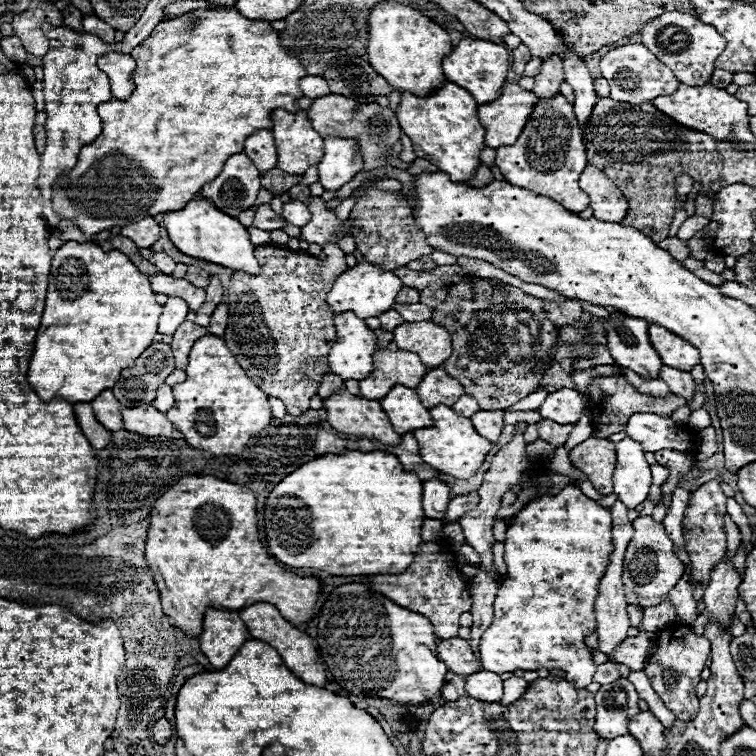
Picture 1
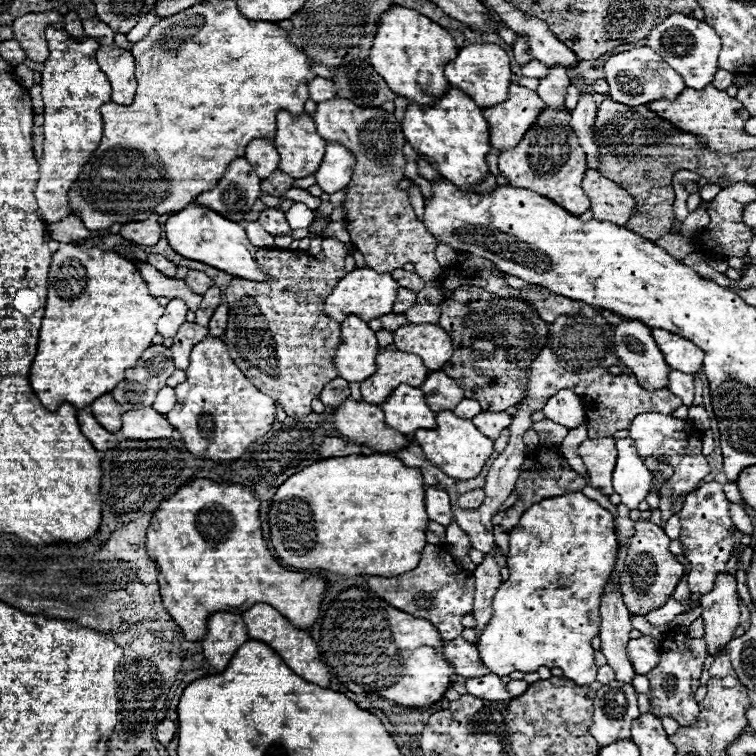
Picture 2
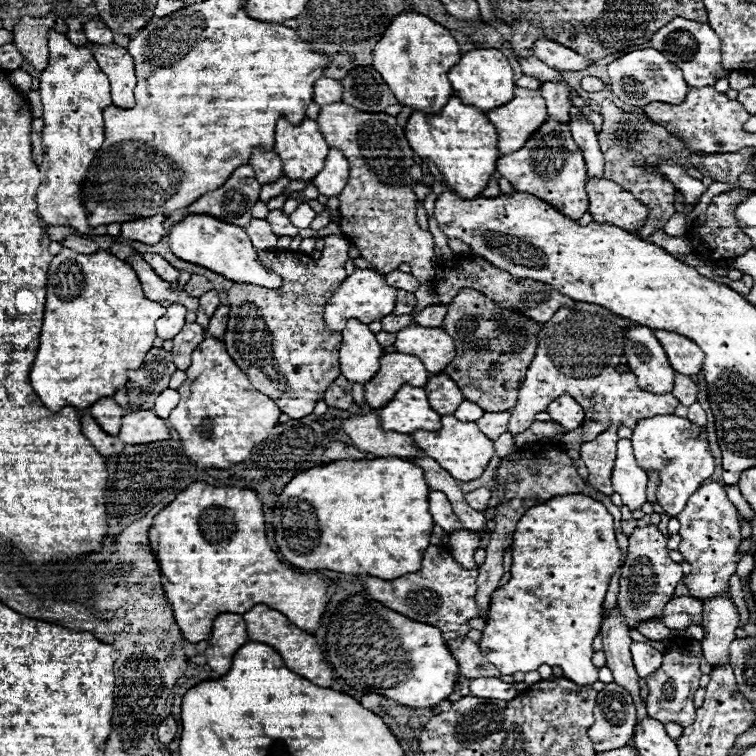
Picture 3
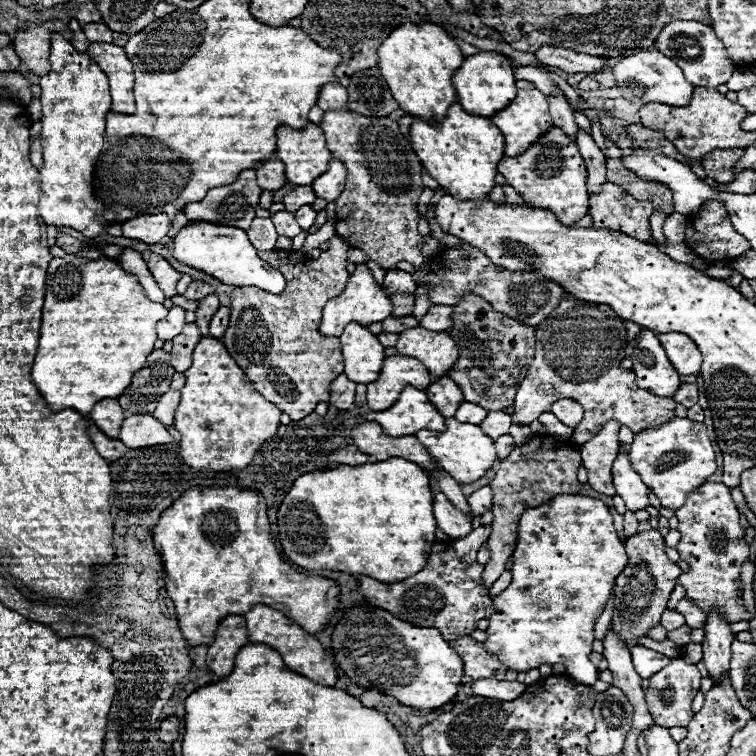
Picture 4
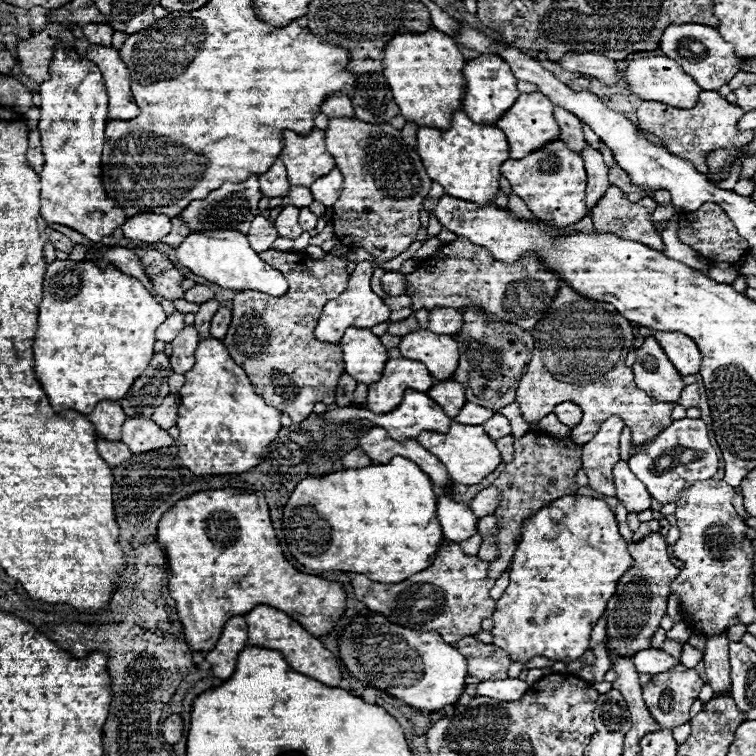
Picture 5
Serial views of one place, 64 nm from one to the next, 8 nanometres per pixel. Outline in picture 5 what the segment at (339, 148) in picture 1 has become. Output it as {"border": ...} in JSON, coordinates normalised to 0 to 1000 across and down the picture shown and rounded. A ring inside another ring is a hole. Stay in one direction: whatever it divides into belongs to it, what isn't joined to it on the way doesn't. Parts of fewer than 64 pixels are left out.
{"border":[[[442,222],[442,225],[439,225],[437,230],[431,230],[429,235],[421,235],[421,238],[410,246],[410,254],[413,254],[415,265],[421,265],[421,267],[426,267],[431,275],[437,275],[437,272],[444,270],[450,254],[452,254],[452,241],[455,241],[455,235],[452,235],[450,225]]]}

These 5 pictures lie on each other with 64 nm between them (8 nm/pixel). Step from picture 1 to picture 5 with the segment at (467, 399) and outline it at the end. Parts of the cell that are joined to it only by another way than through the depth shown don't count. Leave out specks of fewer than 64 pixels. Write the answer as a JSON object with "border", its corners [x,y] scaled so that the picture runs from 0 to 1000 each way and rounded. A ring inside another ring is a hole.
{"border":[[[616,532],[601,556],[608,561],[640,561],[640,556],[646,556],[651,550],[653,550],[651,542],[635,537],[635,534],[627,534],[627,532]]]}

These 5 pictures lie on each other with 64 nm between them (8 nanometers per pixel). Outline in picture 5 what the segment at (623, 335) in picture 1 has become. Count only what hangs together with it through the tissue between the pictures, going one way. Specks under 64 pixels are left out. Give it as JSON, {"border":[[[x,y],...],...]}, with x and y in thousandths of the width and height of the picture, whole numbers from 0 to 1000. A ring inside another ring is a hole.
{"border":[[[857,444],[854,452],[841,463],[841,479],[836,484],[841,495],[841,511],[852,516],[865,532],[894,534],[905,505],[894,492],[889,479],[878,471],[876,460],[868,455],[865,444]]]}

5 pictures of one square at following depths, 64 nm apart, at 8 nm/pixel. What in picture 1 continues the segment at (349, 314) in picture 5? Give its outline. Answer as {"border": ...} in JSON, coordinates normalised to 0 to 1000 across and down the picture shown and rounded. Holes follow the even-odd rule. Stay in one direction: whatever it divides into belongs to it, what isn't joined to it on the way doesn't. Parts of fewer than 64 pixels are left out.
{"border":[[[479,347],[471,349],[468,354],[458,357],[455,362],[450,362],[439,378],[439,384],[431,392],[431,402],[437,407],[439,415],[450,415],[450,413],[468,413],[471,418],[476,418],[479,423],[484,421],[500,421],[505,413],[513,413],[521,405],[521,394],[524,386],[529,386],[534,376],[529,376],[529,368],[521,365],[516,357],[503,357],[495,349]]]}

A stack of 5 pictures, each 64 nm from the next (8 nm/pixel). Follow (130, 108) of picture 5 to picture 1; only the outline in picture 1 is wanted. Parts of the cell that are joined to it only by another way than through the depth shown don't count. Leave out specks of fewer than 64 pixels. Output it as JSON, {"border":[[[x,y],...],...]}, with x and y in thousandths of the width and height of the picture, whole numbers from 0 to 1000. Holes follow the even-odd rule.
{"border":[[[140,69],[130,79],[130,90],[138,93],[146,103],[148,111],[148,130],[151,132],[169,132],[177,122],[177,90],[180,82],[175,79],[172,71],[164,69]]]}

